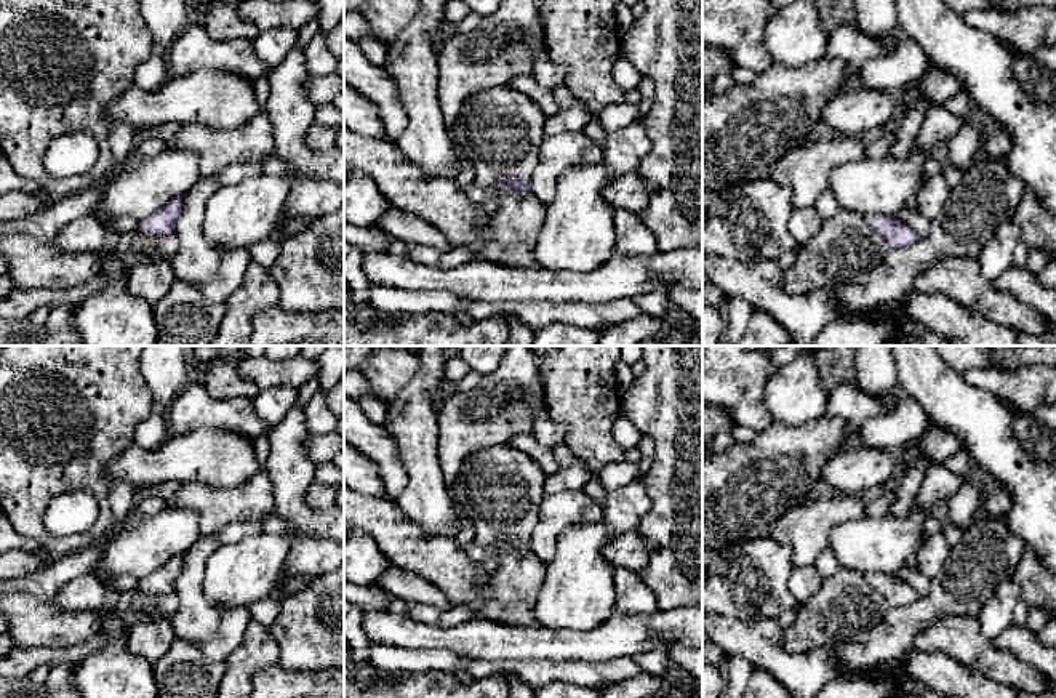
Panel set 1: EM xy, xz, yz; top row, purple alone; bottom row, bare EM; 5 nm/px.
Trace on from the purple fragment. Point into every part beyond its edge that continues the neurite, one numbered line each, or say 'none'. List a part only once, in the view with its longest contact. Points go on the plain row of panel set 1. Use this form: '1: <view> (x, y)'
1: xy (132, 607)

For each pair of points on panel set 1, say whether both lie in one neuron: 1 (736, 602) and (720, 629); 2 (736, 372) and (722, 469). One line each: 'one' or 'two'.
1: two
2: two

